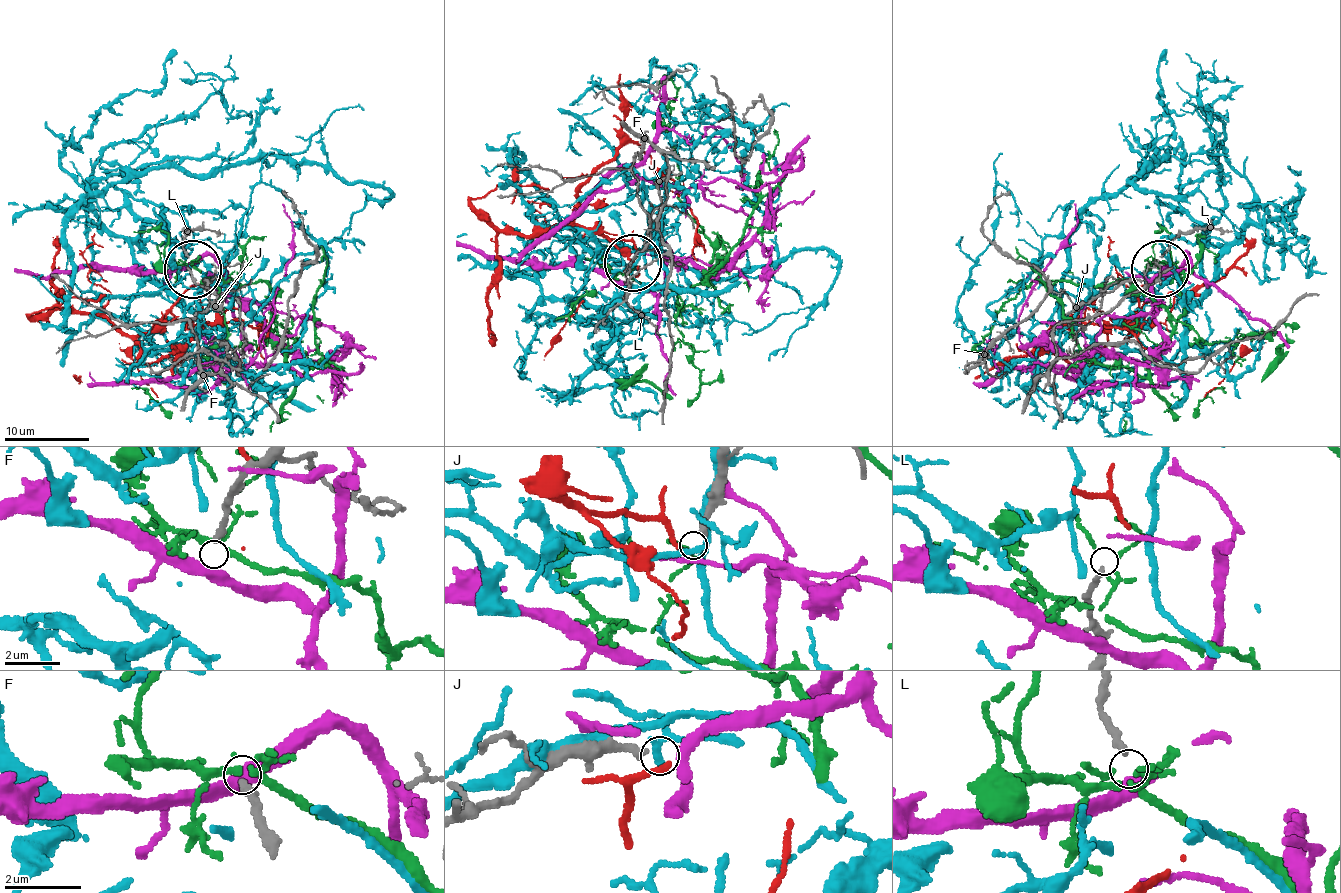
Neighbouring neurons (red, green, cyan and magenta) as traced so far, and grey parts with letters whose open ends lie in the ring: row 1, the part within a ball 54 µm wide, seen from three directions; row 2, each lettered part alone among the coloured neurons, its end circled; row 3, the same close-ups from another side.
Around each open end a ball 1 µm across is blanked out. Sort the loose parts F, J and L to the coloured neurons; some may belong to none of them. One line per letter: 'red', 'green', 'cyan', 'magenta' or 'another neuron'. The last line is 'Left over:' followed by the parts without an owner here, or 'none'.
F: another neuron
J: another neuron
L: another neuron
Left over: F, J, L

